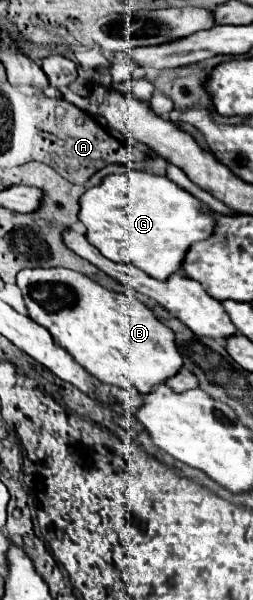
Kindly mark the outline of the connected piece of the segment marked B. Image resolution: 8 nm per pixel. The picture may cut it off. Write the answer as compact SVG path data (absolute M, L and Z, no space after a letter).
M67 268L21 270L17 274L17 286L23 292L29 316L45 326L81 366L87 366L91 374L99 374L103 382L115 382L115 386L123 388L129 382L141 394L149 394L173 378L183 366L173 330L157 320L135 296L111 292Z

